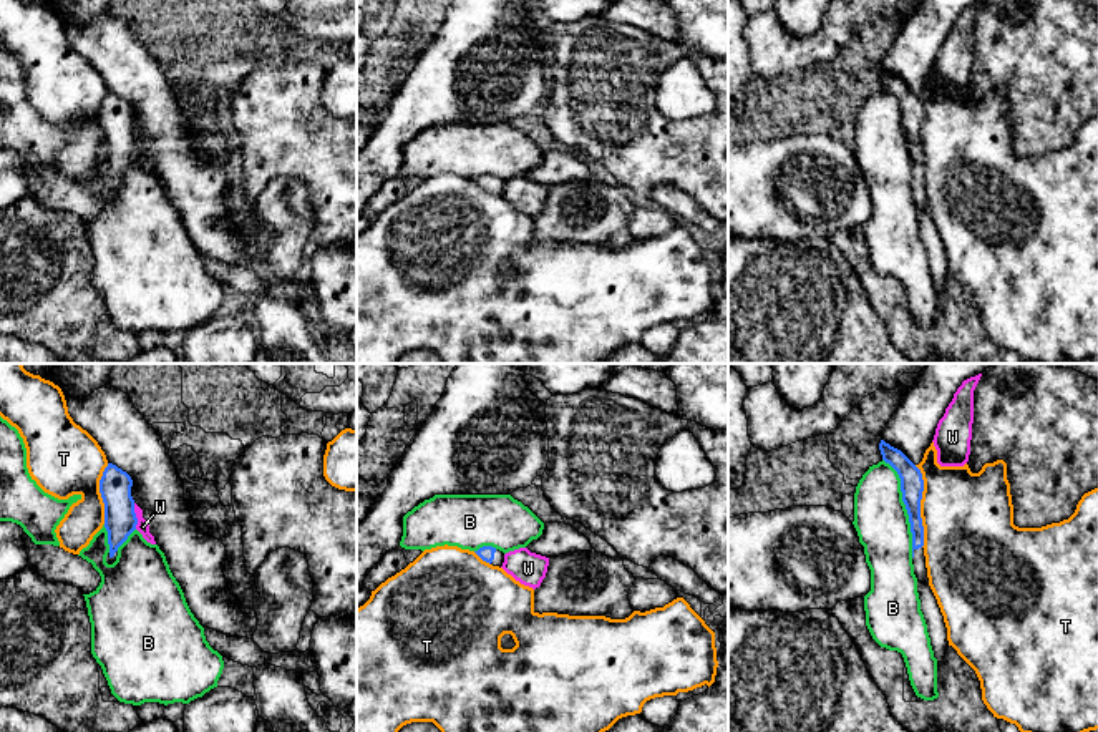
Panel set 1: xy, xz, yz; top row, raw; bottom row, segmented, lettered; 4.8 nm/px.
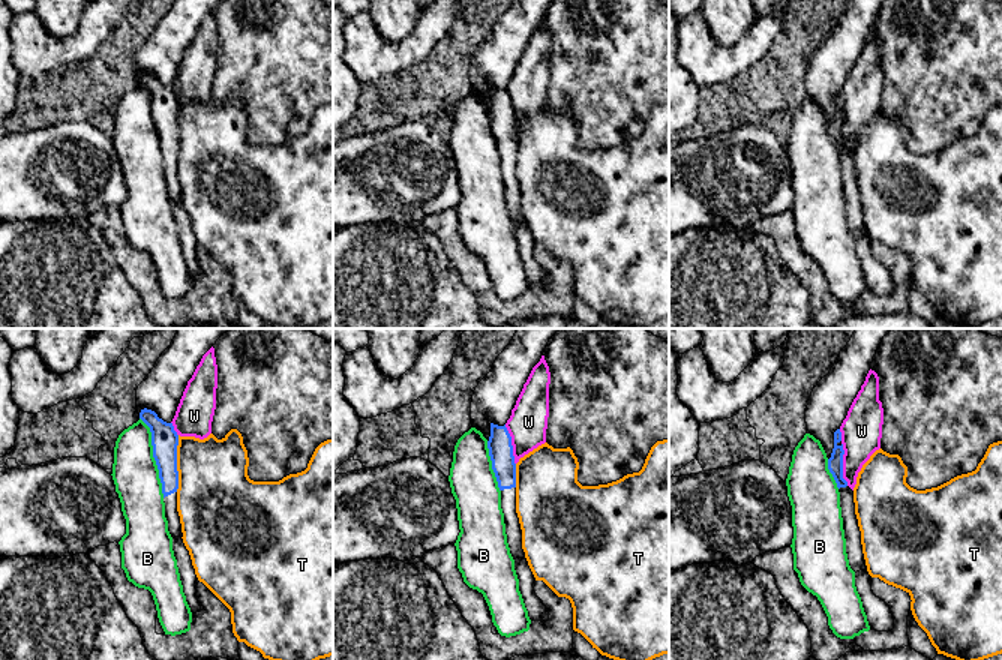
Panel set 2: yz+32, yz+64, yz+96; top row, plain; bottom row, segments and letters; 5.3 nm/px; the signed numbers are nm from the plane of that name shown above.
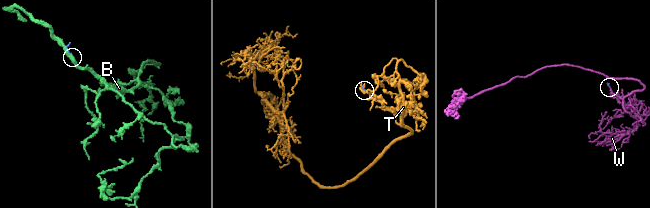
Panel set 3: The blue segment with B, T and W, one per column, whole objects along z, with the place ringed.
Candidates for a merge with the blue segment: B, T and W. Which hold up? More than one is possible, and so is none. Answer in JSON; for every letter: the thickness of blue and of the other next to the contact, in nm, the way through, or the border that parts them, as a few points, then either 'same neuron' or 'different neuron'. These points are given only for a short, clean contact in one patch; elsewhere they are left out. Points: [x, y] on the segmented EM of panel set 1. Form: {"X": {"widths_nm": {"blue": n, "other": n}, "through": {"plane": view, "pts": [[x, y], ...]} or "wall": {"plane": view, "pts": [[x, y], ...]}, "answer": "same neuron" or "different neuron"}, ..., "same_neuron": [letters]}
{"B": {"widths_nm": {"blue": 110, "other": 260}, "answer": "different neuron"}, "T": {"widths_nm": {"blue": 110, "other": 440}, "answer": "different neuron"}, "W": {"widths_nm": {"blue": 160, "other": 60}, "wall": {"plane": "xy", "pts": [[133, 503], [136, 528]]}, "answer": "different neuron"}, "same_neuron": []}

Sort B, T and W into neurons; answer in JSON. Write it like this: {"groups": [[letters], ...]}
{"groups": [["B"], ["T"], ["W"]]}

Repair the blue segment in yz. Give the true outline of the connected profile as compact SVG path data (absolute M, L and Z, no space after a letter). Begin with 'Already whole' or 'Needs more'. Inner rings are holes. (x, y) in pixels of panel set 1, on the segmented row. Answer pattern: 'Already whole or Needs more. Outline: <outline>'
Needs more. Outline: M884 440L879 443L882 460L889 463L901 478L902 501L906 505L912 533L912 564L917 581L929 584L924 556L924 526L921 518L921 500L924 480L921 470L897 448Z

